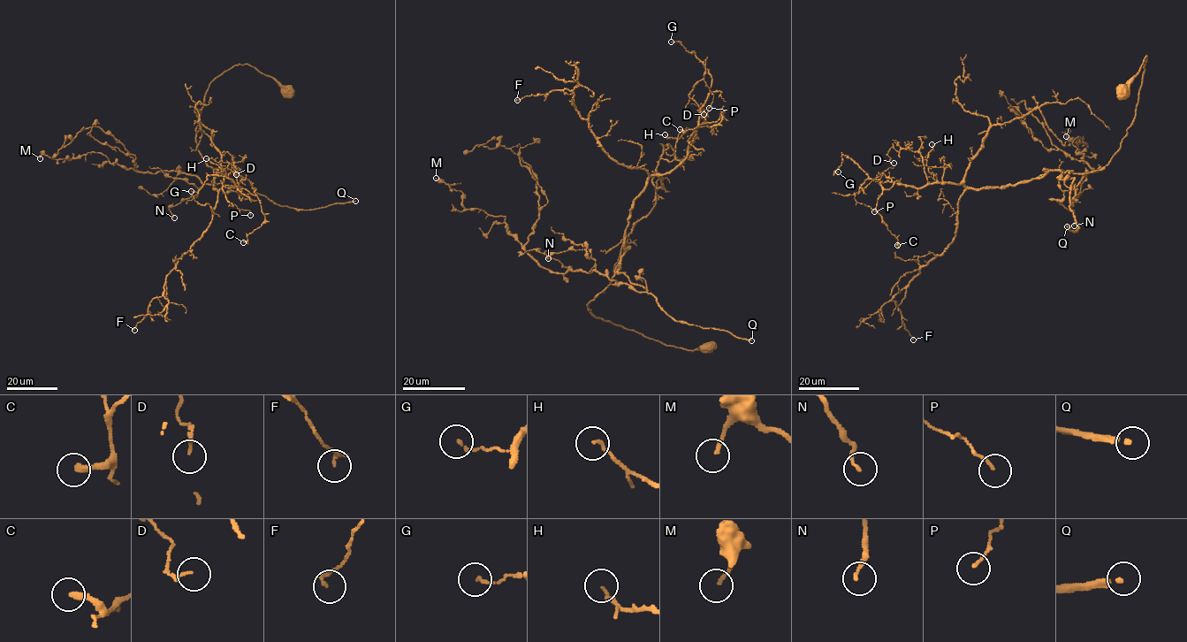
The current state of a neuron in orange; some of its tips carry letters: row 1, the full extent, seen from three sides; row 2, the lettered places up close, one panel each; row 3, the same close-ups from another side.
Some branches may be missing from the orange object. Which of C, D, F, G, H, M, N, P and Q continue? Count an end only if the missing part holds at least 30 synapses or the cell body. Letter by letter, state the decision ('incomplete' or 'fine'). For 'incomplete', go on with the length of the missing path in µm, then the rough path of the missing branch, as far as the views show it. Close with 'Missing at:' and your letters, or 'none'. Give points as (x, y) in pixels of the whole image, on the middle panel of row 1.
C: fine
D: fine
F: fine
G: fine
H: fine
M: fine
N: fine
P: fine
Q: incomplete | 200 µm
Missing at: Q

